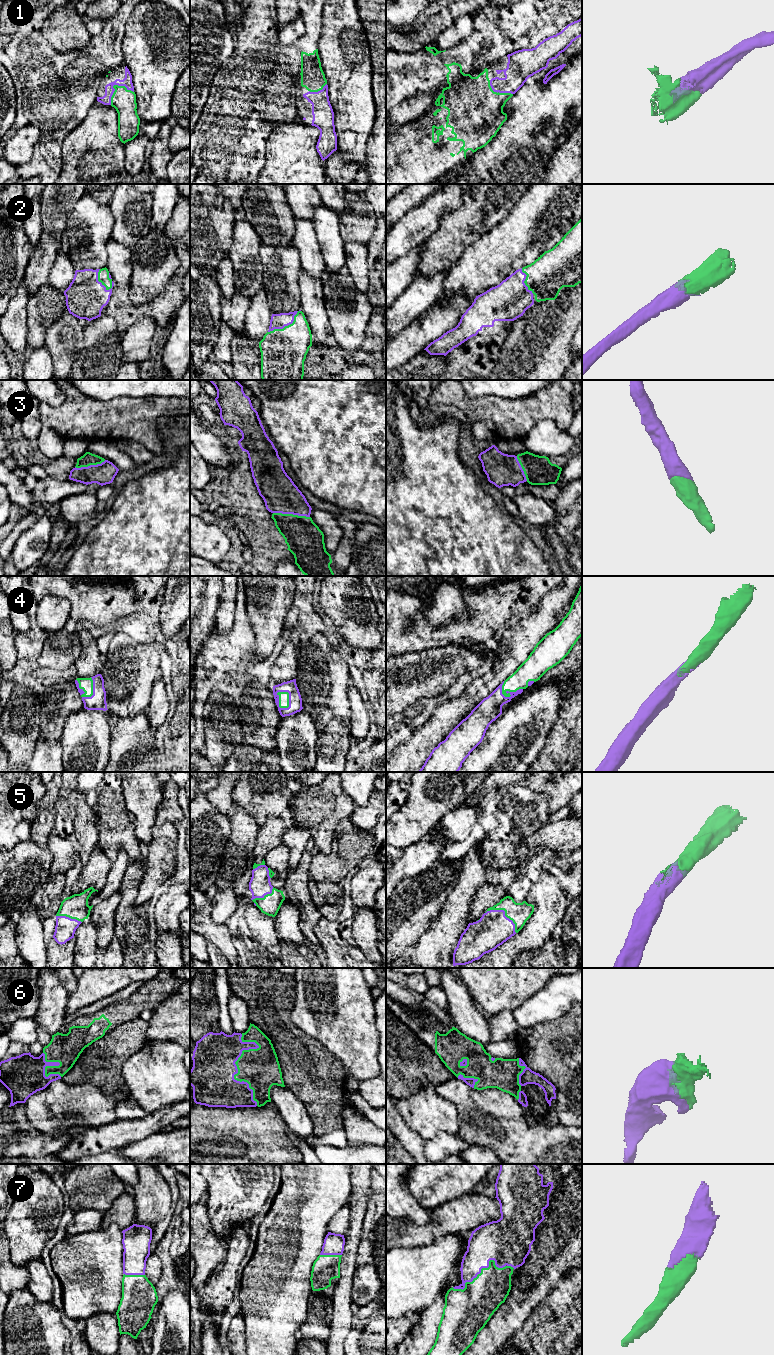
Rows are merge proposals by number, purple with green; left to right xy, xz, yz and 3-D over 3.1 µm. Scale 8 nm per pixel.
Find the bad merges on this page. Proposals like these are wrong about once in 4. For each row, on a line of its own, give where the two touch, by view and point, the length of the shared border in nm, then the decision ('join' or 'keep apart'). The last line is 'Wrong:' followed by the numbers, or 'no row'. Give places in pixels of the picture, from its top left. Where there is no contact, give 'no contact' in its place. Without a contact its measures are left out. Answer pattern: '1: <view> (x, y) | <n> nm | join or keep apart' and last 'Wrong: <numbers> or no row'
1: xy (114, 84) | 220 nm | join
2: xz (286, 325) | 320 nm | join
3: xz (291, 513) | 300 nm | join
4: xz (278, 703) | 160 nm | join
5: yz (504, 913) | 300 nm | join
6: xz (234, 1063) | 600 nm | join
7: yz (480, 1271) | 460 nm | join
Wrong: no row

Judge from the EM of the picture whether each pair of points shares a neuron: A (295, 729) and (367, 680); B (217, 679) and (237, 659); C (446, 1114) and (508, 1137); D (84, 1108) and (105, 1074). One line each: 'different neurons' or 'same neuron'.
A: different neurons
B: same neuron
C: different neurons
D: different neurons

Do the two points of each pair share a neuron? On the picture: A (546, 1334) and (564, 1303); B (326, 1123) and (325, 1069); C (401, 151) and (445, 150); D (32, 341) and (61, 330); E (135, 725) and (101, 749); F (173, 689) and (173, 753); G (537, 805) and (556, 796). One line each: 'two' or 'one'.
A: one
B: one
C: one
D: two
E: two
F: one
G: two

